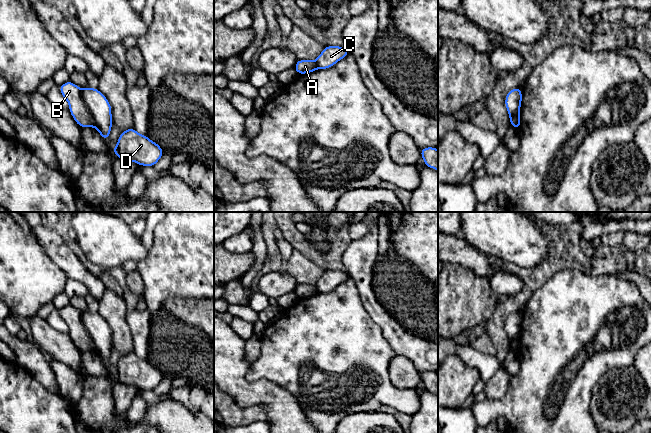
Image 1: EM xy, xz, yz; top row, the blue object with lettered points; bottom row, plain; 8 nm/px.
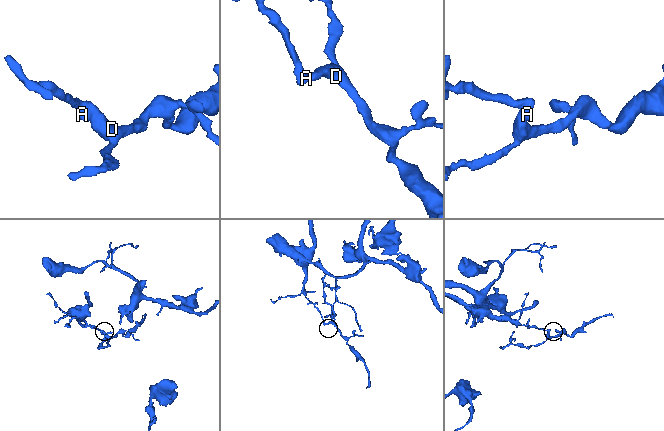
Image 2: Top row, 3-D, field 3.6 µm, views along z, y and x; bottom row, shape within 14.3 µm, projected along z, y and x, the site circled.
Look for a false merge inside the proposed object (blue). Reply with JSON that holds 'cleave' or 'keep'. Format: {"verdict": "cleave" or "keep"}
{"verdict": "cleave"}

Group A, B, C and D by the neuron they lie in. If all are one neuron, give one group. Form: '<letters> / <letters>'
A B / C D

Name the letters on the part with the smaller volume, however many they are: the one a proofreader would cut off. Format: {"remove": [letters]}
{"remove": ["C", "D"]}

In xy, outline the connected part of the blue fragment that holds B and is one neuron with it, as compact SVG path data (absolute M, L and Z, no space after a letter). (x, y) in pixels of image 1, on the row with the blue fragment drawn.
M70 80L59 86L60 93L69 103L69 112L81 127L95 127L94 118L82 97L82 89Z

